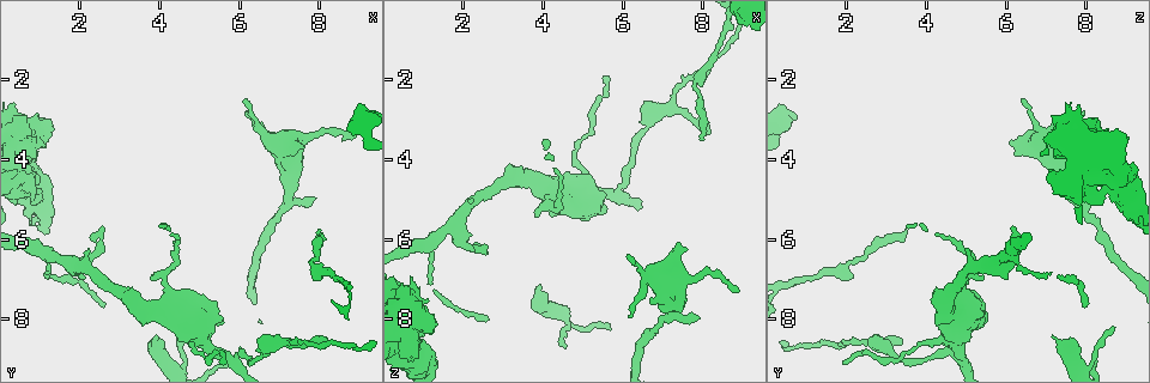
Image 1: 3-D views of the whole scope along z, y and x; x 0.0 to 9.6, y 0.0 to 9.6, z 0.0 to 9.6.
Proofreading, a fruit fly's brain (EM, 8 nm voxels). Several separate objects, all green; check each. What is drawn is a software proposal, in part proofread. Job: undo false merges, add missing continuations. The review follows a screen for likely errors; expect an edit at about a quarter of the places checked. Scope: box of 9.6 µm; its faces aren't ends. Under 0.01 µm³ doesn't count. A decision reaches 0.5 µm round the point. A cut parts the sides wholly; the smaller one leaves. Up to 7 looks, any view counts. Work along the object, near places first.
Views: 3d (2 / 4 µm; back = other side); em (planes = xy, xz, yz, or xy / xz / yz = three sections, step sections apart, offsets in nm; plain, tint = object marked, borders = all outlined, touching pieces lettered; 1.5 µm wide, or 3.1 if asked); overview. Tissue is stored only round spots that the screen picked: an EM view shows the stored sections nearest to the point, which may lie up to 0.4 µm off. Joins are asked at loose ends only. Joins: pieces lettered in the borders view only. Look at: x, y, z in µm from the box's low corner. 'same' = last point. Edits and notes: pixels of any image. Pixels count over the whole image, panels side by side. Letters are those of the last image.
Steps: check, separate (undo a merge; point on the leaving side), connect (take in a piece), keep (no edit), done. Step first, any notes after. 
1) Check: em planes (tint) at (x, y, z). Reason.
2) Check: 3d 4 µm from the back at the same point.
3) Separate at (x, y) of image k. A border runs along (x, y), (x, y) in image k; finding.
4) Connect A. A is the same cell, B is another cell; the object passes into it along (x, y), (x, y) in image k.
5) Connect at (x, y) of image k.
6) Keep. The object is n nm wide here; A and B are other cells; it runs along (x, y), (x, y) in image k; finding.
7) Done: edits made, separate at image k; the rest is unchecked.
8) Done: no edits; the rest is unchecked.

Check: 3d 2 µm at (5.70, 9.10, 8.25). Tapers out.

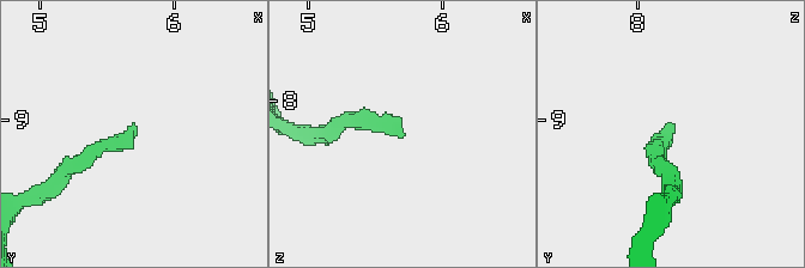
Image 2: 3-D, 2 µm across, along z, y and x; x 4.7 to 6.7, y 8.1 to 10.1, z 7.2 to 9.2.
Check: em planes (borders) at (5.68, 9.04, 8.20). Shape alone is not enough.

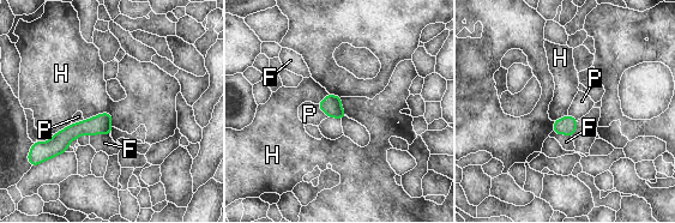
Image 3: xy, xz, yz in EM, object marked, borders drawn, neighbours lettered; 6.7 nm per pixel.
Keep. The object is 130 nm wide here; F, H and P are other cells; it runs along (108, 116), (49, 146) in image 3; none of them fits.

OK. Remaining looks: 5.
Check: em planes (tint) at (6.50, 8.90, 3.35). Calibre changes.

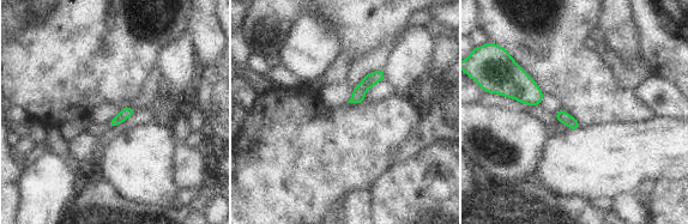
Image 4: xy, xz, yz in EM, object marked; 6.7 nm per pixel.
Check: em planes (borders) at the same point.

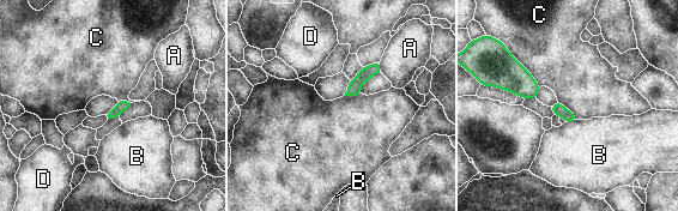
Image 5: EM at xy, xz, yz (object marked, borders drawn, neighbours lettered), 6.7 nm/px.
Keep. A, B, C and D are other cells; a border runs along (508, 52), (530, 73), (539, 88) in image 5; one cell here.

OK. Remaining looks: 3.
Check: 3d 2 µm at (7.95, 5.75, 3.45). Tapers out.

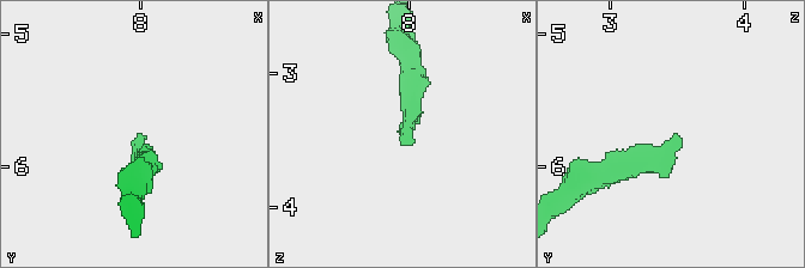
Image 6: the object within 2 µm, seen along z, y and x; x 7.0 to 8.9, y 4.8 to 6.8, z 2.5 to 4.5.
Check: em xy step 4 (tint) at (8.00, 5.72, 3.50).

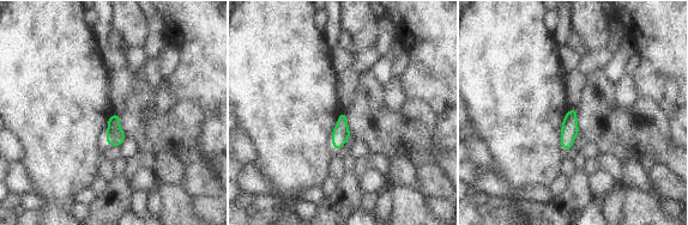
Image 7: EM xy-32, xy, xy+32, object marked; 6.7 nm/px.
Check: em planes (borders) at the same point.

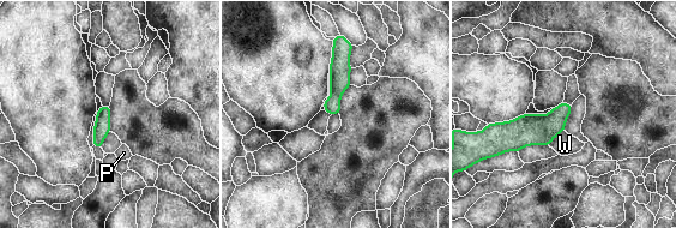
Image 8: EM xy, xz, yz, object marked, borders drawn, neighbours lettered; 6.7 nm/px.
Connect W. W is the same cell, P is another cell; the object passes into it along (529, 128), (555, 136), (565, 144) in image 8; the cell continues.

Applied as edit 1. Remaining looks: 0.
Done: edits made, connect at image 8; the rest is unchecked.

